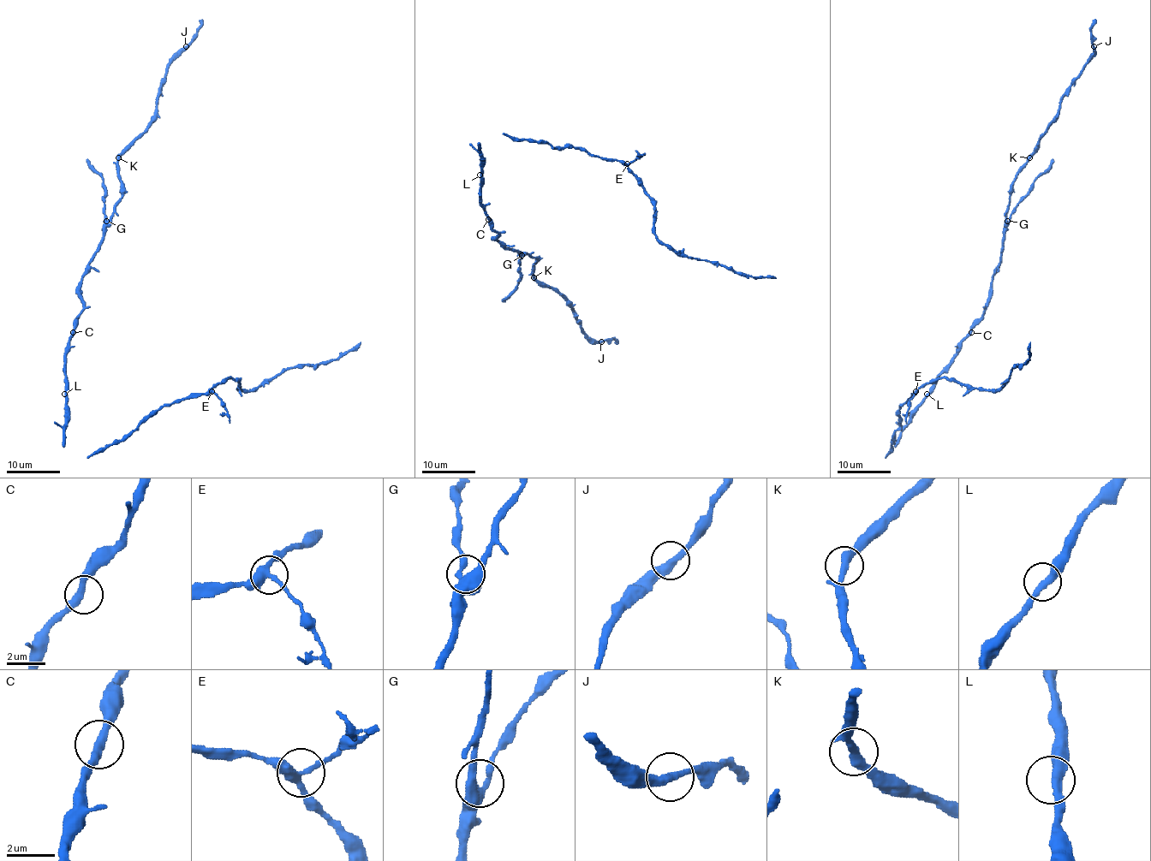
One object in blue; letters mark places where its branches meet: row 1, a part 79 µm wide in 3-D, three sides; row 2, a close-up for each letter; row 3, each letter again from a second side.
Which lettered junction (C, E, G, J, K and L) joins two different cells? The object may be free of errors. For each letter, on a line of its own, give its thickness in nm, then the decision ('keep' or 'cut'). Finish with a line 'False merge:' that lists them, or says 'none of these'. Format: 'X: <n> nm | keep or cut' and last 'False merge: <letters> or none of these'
C: 340 nm | keep
E: 320 nm | cut
G: 420 nm | keep
J: 360 nm | keep
K: 360 nm | keep
L: 360 nm | keep
False merge: E

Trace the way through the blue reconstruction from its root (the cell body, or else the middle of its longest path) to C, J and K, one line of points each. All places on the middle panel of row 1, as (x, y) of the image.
C: (481, 176), (481, 204), (488, 219)
J: (481, 176), (481, 203), (496, 238), (507, 249), (535, 257), (533, 276), (571, 306), (588, 337), (601, 341)
K: (481, 176), (481, 203), (489, 218), (489, 226), (498, 234), (496, 238), (507, 249), (536, 258), (533, 277)

